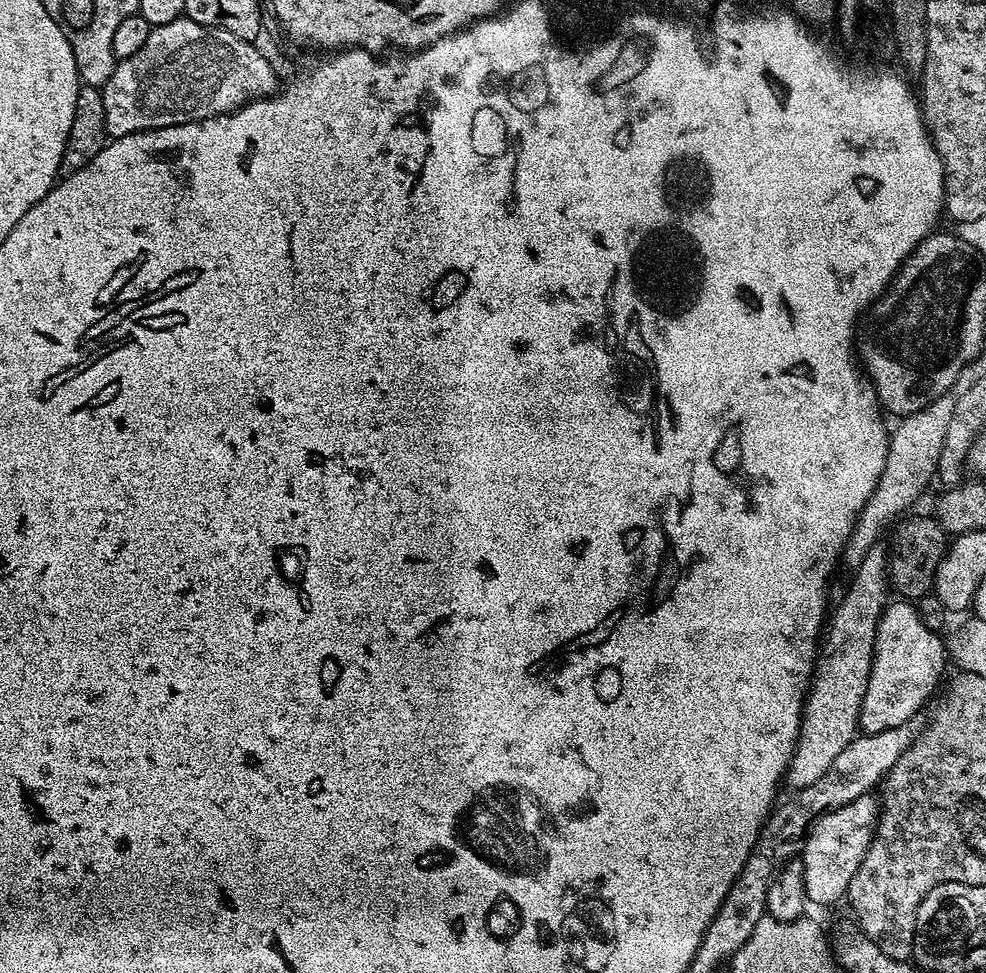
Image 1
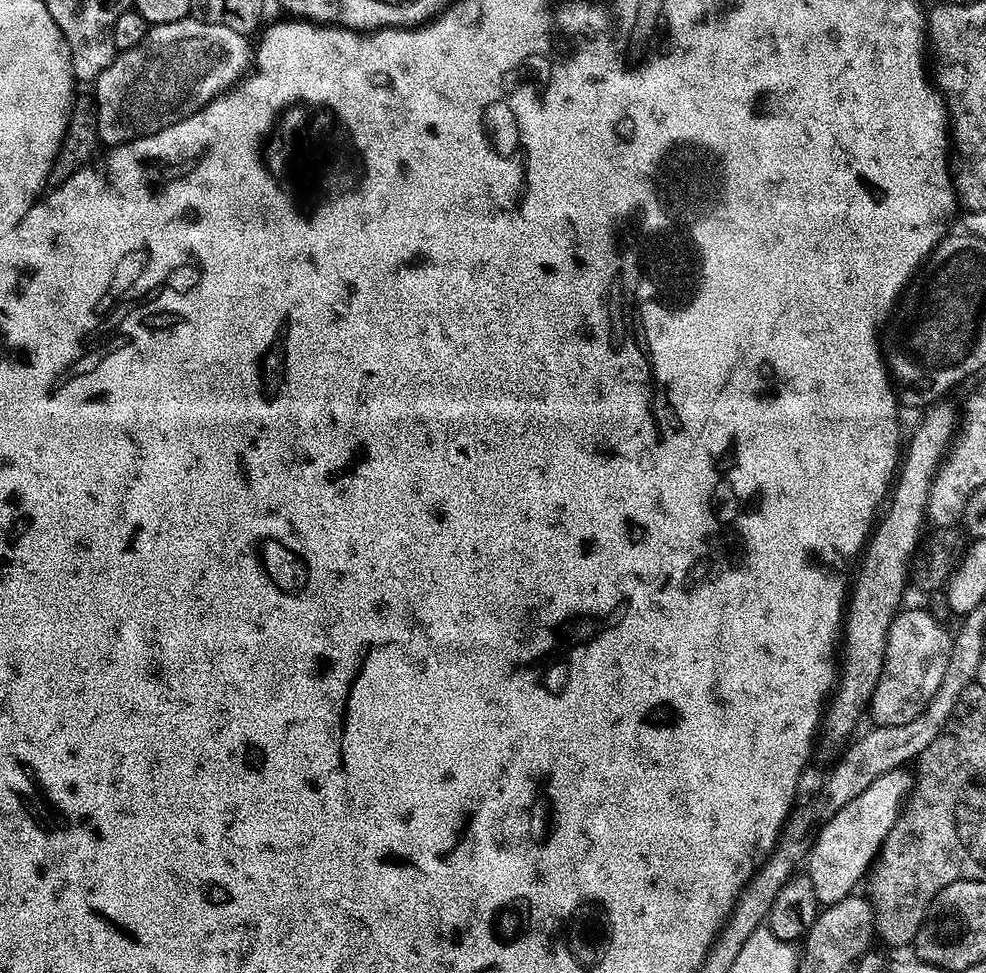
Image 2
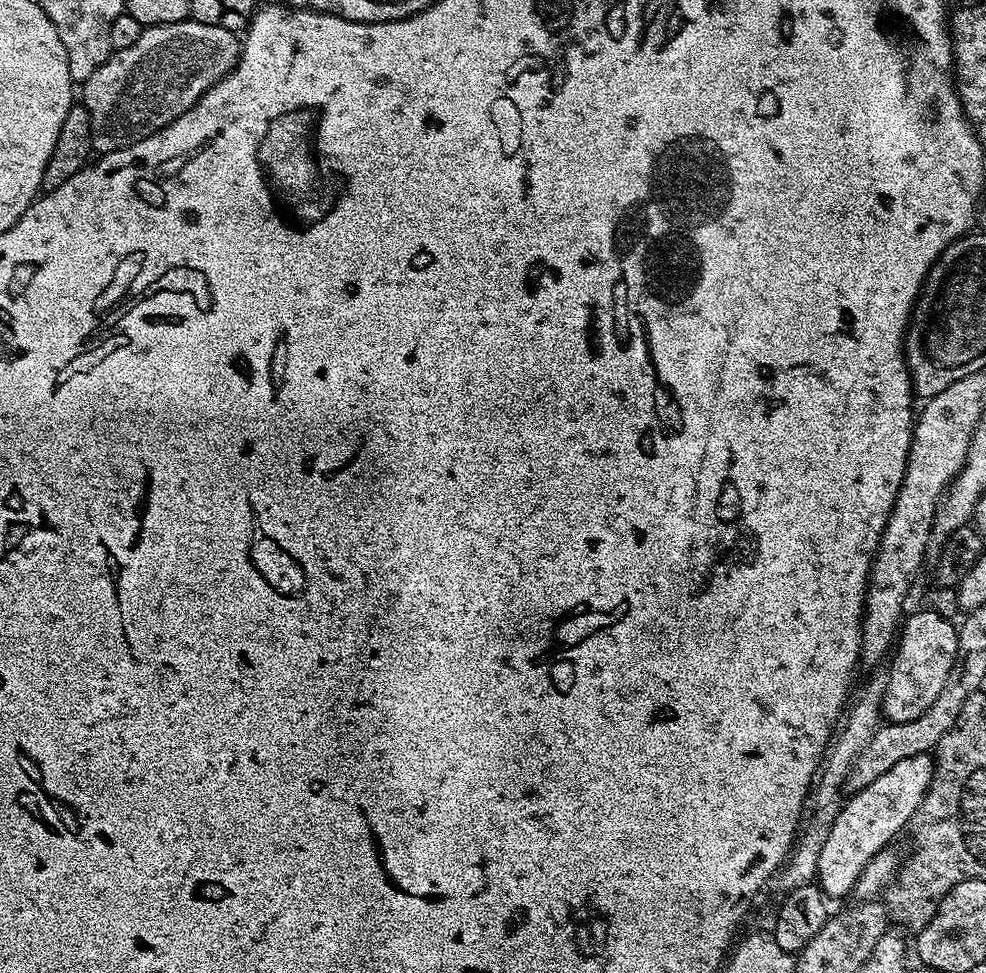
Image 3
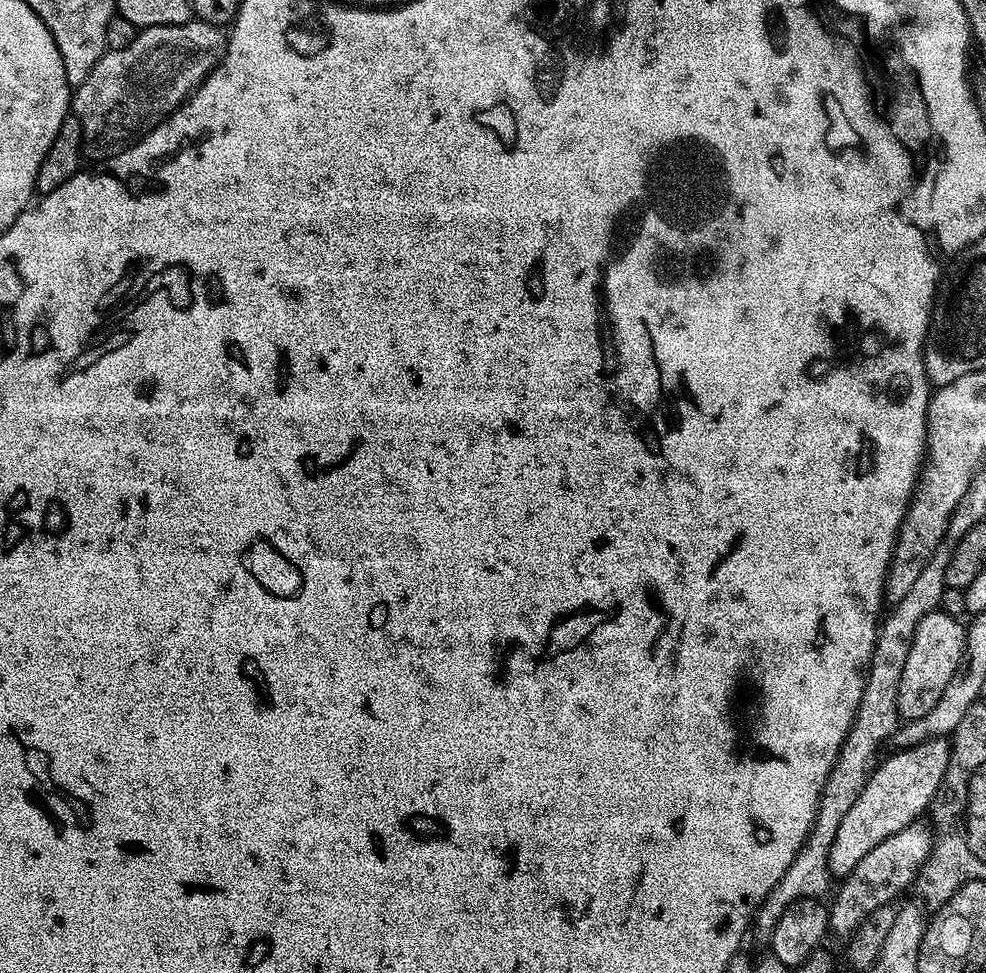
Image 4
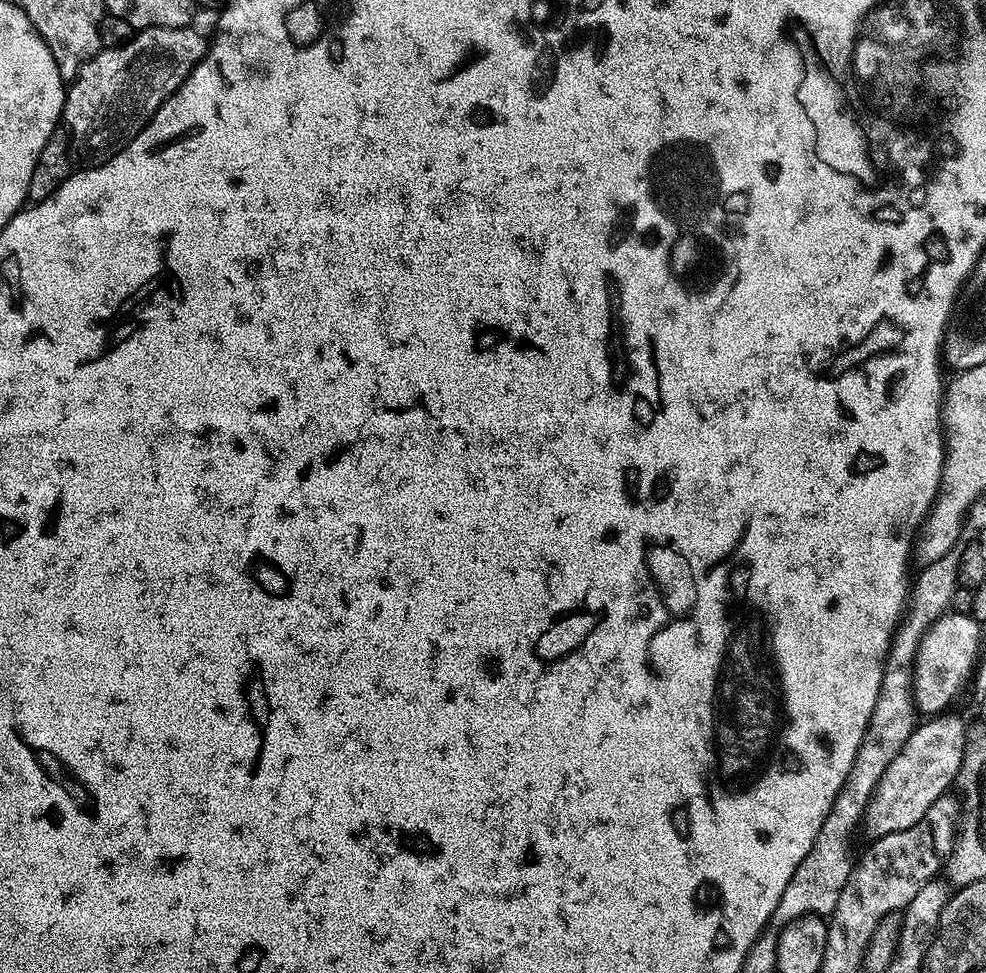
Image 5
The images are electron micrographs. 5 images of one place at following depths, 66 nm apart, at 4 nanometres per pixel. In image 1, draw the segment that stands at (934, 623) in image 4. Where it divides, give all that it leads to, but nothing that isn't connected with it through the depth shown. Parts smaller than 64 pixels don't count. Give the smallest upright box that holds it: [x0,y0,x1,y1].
[861,598,946,733]

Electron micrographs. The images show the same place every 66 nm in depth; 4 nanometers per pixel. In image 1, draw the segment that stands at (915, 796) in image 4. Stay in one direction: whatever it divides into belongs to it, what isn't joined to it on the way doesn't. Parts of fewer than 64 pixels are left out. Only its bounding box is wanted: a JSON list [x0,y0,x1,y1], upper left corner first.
[802,794,881,908]

